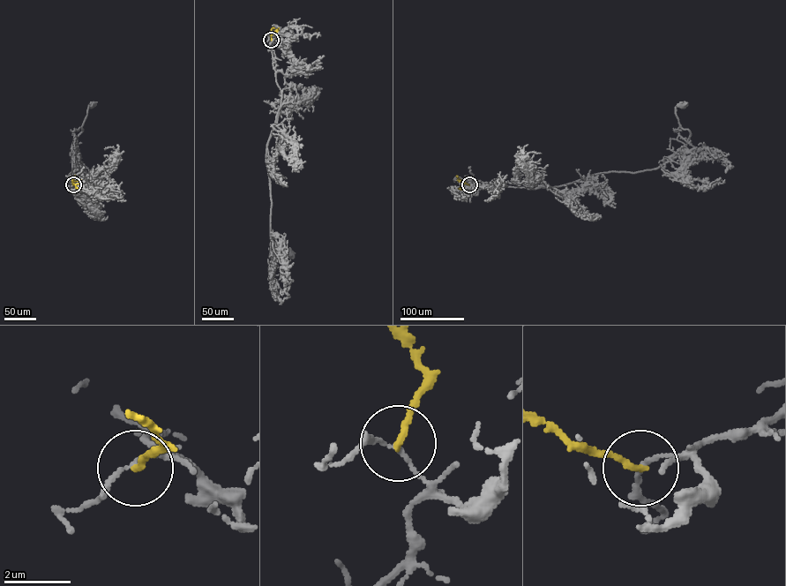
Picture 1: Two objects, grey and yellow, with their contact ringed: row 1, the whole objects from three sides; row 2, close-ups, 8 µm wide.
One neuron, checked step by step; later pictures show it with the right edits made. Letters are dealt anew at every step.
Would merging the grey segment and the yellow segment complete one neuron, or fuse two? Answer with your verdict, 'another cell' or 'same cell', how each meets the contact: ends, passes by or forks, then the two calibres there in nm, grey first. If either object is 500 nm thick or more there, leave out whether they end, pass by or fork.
another cell; grey passes by; yellow ends there; 90 nm thick on the grey side, 180 nm on the other

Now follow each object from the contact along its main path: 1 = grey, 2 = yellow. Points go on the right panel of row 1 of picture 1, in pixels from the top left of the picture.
1: (469, 184), (535, 189), (598, 174), (656, 169), (686, 143), (690, 131), (676, 115), (683, 105)
2: (469, 184), (464, 182), (459, 188), (461, 190)

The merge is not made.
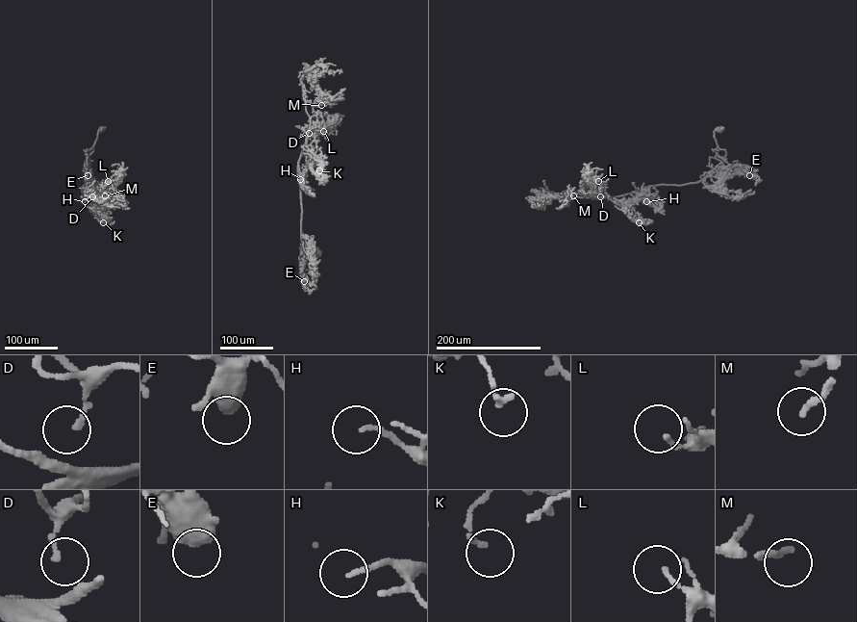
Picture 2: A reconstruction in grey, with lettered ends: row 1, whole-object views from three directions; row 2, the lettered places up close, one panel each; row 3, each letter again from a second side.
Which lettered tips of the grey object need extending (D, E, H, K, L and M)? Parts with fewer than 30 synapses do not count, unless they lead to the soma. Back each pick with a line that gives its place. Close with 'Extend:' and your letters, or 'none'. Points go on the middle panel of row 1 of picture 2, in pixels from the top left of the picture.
M: place (321, 105)
Extend: M

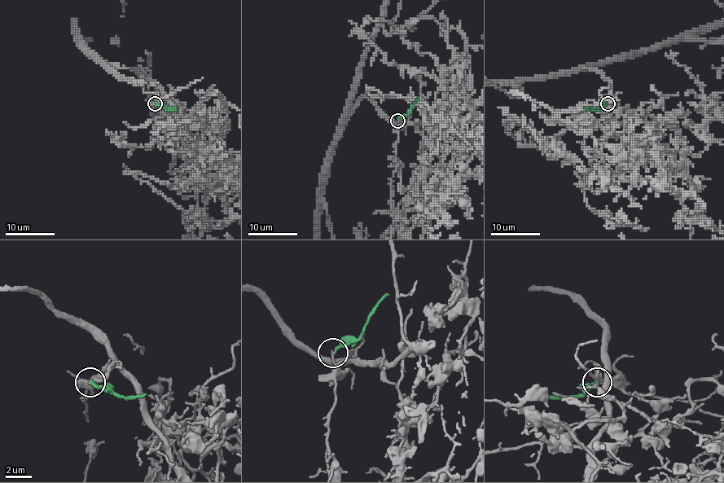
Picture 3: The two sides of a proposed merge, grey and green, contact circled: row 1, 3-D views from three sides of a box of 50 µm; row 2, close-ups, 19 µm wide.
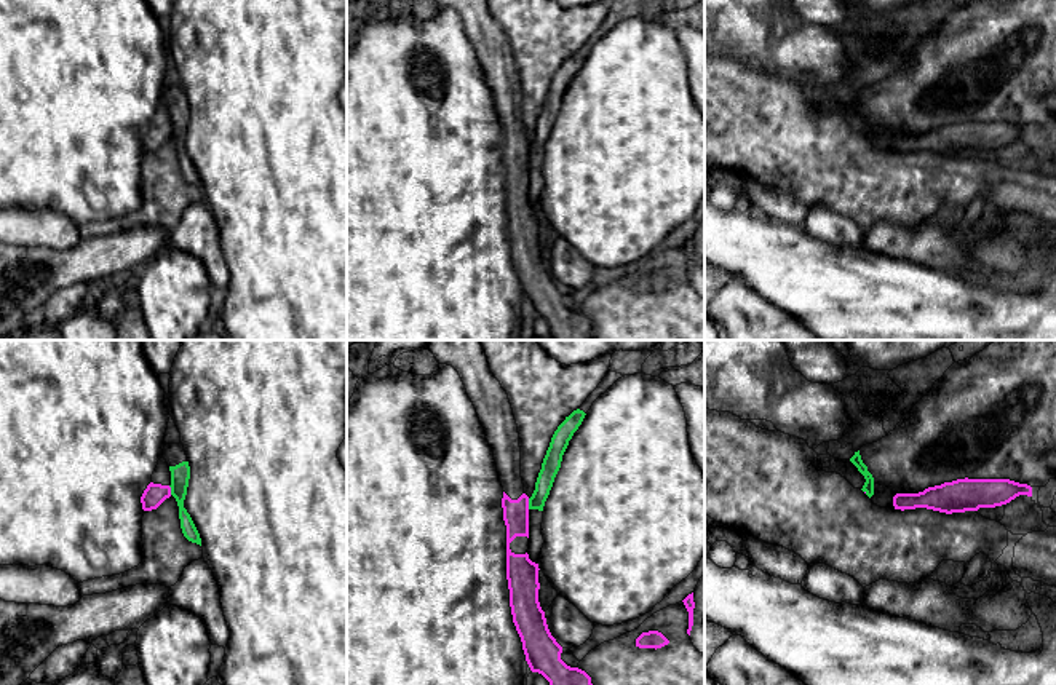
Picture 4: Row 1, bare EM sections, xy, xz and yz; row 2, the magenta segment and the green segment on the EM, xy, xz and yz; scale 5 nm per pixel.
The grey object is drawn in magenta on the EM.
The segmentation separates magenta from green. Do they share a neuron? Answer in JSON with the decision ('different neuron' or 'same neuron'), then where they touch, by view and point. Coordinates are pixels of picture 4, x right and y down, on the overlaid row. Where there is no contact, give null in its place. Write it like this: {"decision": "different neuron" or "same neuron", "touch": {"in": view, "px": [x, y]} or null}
{"decision": "different neuron", "touch": {"in": "xz", "px": [528, 503]}}

